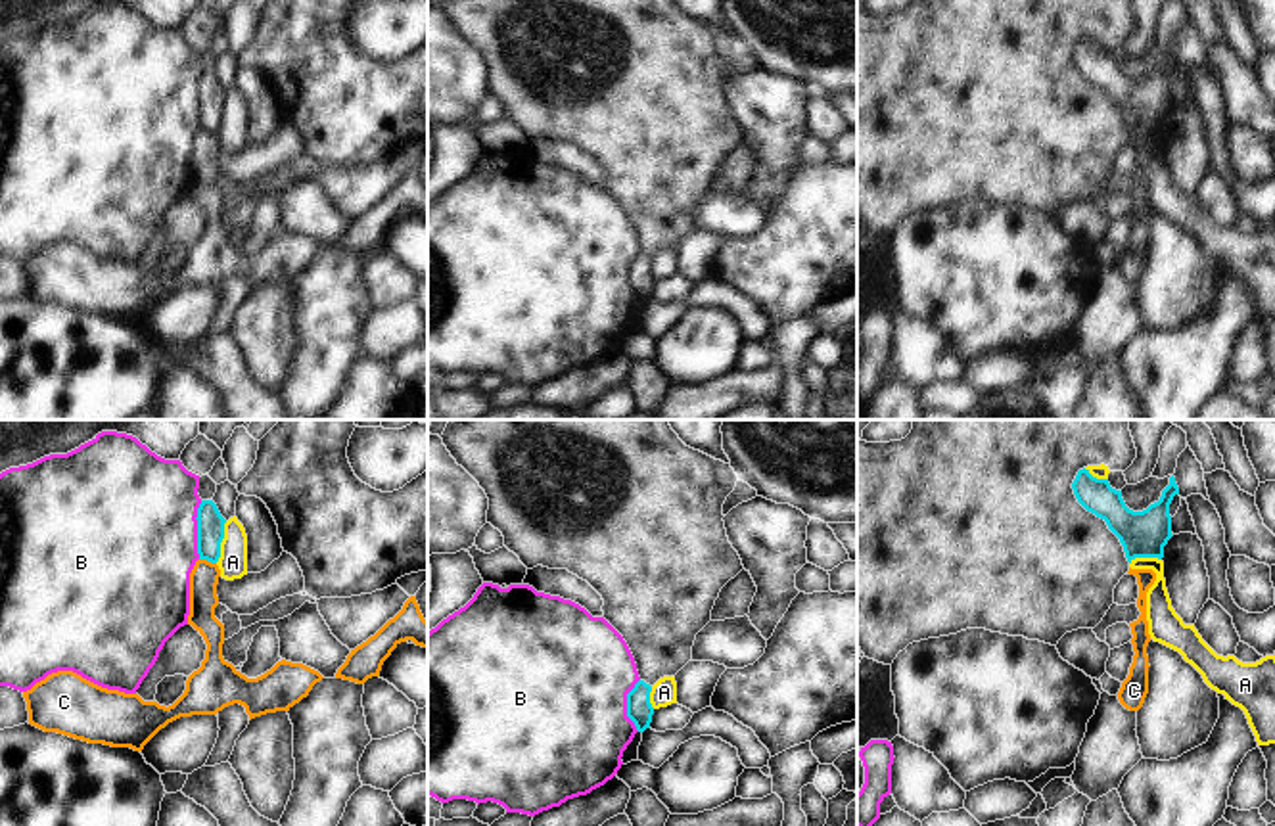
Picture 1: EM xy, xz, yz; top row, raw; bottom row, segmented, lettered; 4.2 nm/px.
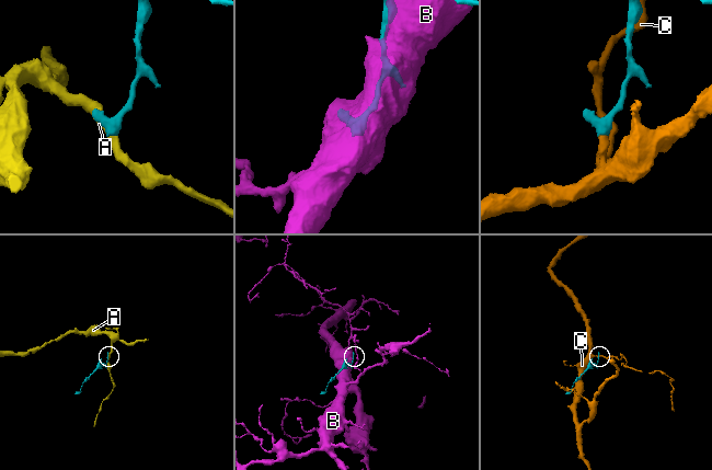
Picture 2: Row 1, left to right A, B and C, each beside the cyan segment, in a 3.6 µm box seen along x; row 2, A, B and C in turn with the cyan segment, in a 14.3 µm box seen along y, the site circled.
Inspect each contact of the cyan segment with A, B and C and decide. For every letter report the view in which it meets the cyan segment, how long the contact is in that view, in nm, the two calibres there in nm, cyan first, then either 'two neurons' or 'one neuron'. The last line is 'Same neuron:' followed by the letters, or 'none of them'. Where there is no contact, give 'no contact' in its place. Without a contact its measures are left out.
A: xy | 180 nm | 110/120 nm | two neurons
B: xy | 240 nm | 110/500 nm | two neurons
C: xy | 80 nm | 110/120 nm | two neurons
Same neuron: none of them

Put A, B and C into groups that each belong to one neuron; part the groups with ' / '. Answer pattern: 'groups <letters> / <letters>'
groups A / B / C

